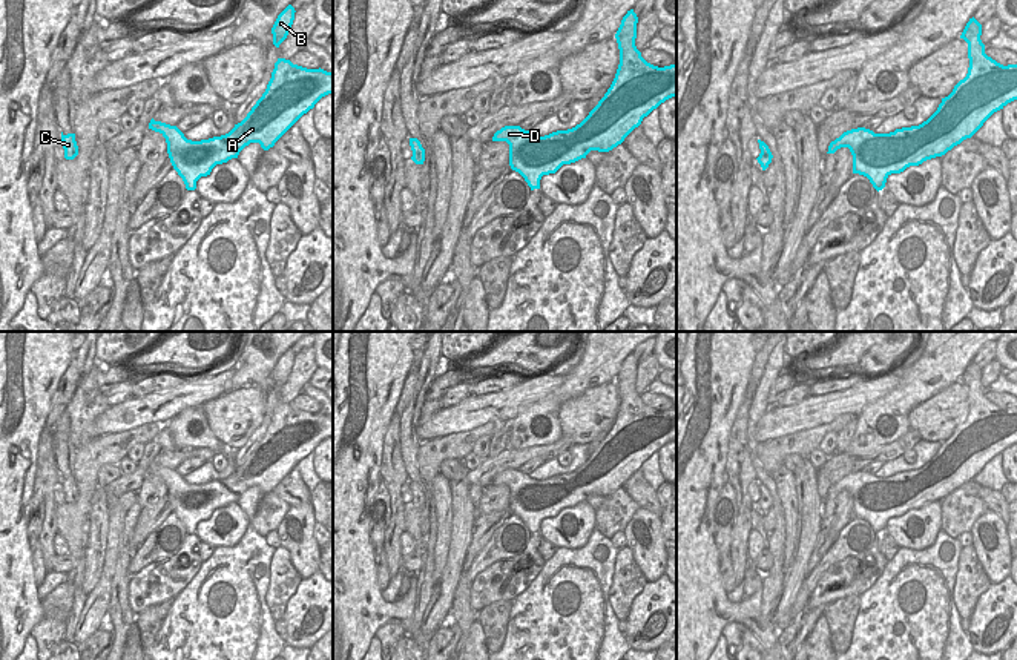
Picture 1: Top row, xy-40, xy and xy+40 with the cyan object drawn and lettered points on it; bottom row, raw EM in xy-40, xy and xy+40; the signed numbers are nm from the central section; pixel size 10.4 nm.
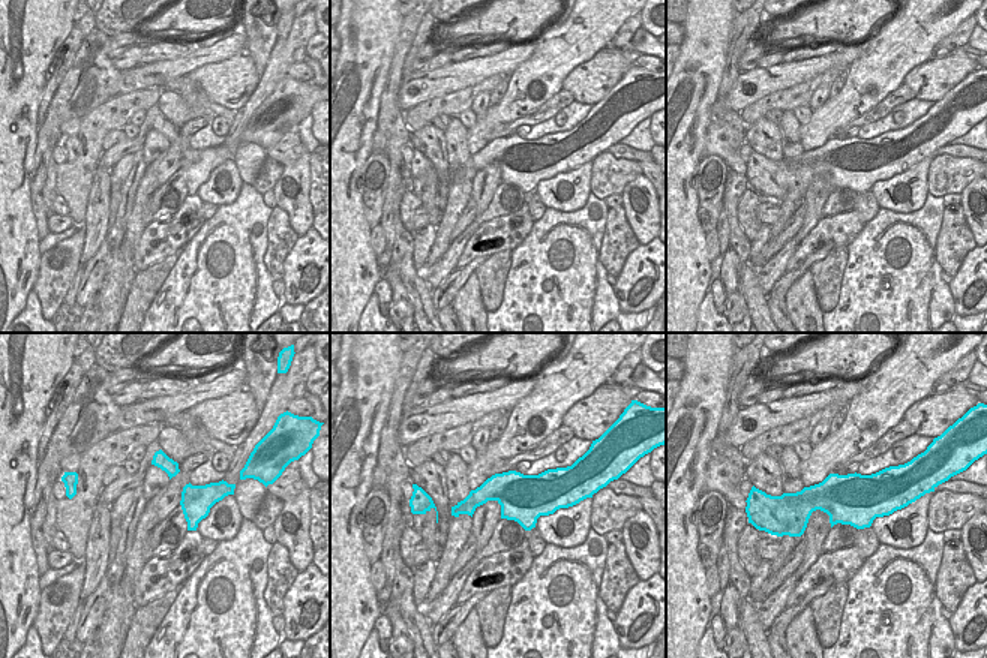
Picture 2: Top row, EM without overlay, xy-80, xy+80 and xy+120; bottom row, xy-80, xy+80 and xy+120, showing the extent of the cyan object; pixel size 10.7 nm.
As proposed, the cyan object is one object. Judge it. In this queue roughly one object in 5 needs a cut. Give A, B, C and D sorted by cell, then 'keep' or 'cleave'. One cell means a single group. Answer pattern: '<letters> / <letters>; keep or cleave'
A B C D; keep

